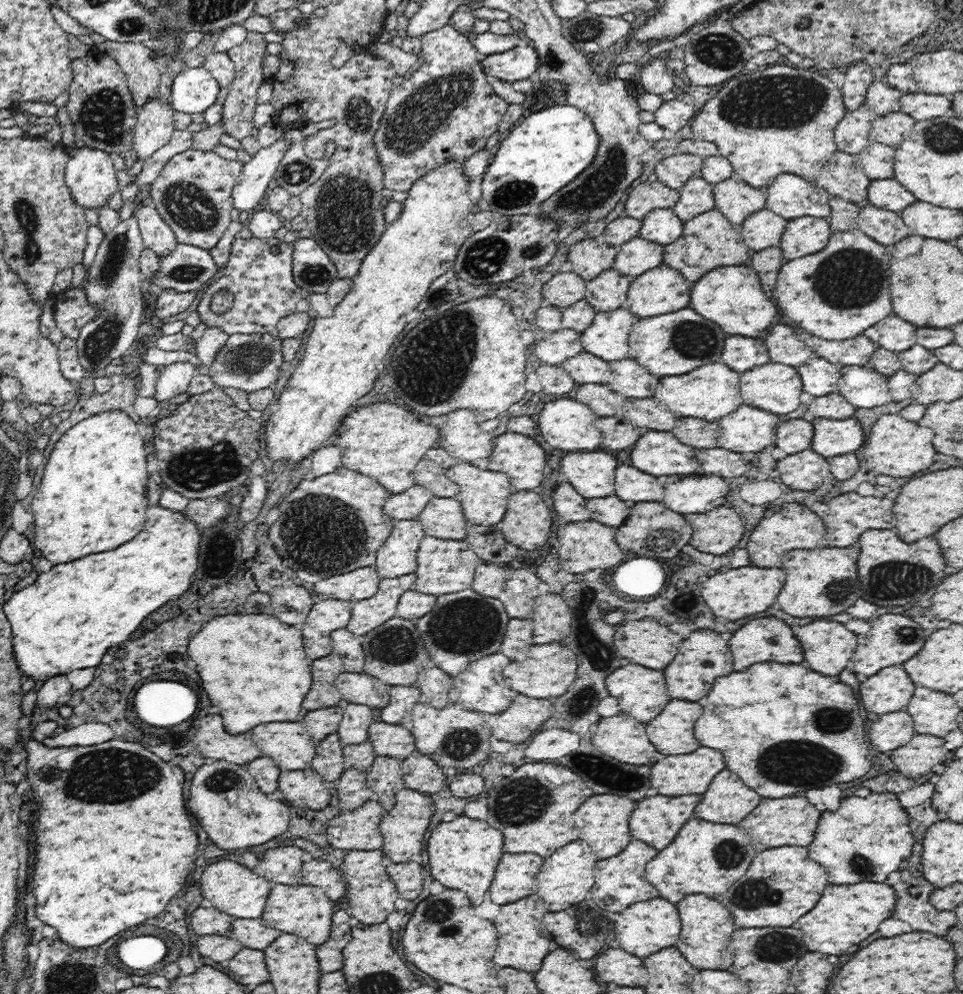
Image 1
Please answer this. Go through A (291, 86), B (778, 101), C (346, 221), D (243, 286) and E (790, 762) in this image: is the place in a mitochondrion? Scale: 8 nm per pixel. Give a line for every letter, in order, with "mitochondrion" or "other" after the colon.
A: other
B: mitochondrion
C: mitochondrion
D: other
E: mitochondrion

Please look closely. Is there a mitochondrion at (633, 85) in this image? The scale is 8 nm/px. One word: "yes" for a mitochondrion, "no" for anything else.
no

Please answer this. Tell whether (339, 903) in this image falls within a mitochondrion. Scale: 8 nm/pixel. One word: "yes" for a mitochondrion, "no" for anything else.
no

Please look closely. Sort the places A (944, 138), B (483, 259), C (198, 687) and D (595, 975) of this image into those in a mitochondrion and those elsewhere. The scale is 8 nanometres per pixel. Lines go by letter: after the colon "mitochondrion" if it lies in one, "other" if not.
A: mitochondrion
B: mitochondrion
C: other
D: other

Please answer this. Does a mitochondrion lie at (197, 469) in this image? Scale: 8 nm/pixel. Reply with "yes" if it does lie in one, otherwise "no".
yes

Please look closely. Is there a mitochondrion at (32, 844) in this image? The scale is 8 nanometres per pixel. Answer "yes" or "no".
no

